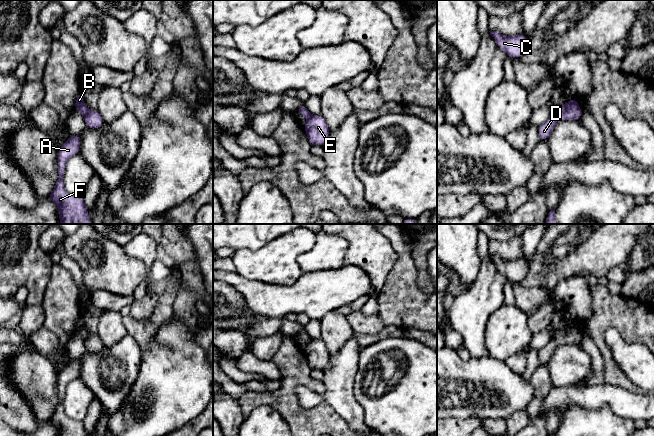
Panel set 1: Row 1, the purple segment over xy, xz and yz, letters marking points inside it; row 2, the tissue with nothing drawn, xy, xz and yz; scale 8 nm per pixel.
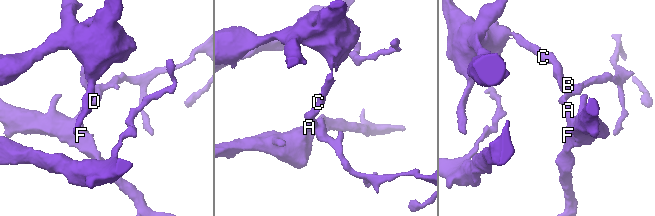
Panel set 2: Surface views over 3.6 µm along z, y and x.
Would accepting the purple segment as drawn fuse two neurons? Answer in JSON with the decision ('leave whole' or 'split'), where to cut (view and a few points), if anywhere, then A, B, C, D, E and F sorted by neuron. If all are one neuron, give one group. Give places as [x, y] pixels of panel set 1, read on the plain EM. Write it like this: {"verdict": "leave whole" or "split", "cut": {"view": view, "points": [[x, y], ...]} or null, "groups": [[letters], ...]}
{"verdict": "split", "cut": {"view": "xy", "points": [[88, 333], [83, 339]]}, "groups": [["A", "D", "E", "F"], ["B", "C"]]}

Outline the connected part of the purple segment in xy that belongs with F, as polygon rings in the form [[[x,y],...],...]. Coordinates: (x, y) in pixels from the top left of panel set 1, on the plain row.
[[[79,359],[70,360],[58,374],[58,403],[49,419],[49,425],[54,426],[58,430],[58,436],[88,436],[83,421],[67,417],[63,406],[66,386],[69,382],[78,378],[80,366],[81,361]]]

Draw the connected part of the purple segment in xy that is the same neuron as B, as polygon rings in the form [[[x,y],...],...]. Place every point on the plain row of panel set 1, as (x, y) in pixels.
[[[83,318],[77,320],[75,324],[75,335],[80,336],[83,340],[86,338],[88,334],[87,329],[83,325]]]

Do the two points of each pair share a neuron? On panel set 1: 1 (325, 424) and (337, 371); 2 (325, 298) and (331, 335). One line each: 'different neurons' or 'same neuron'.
1: different neurons
2: different neurons

